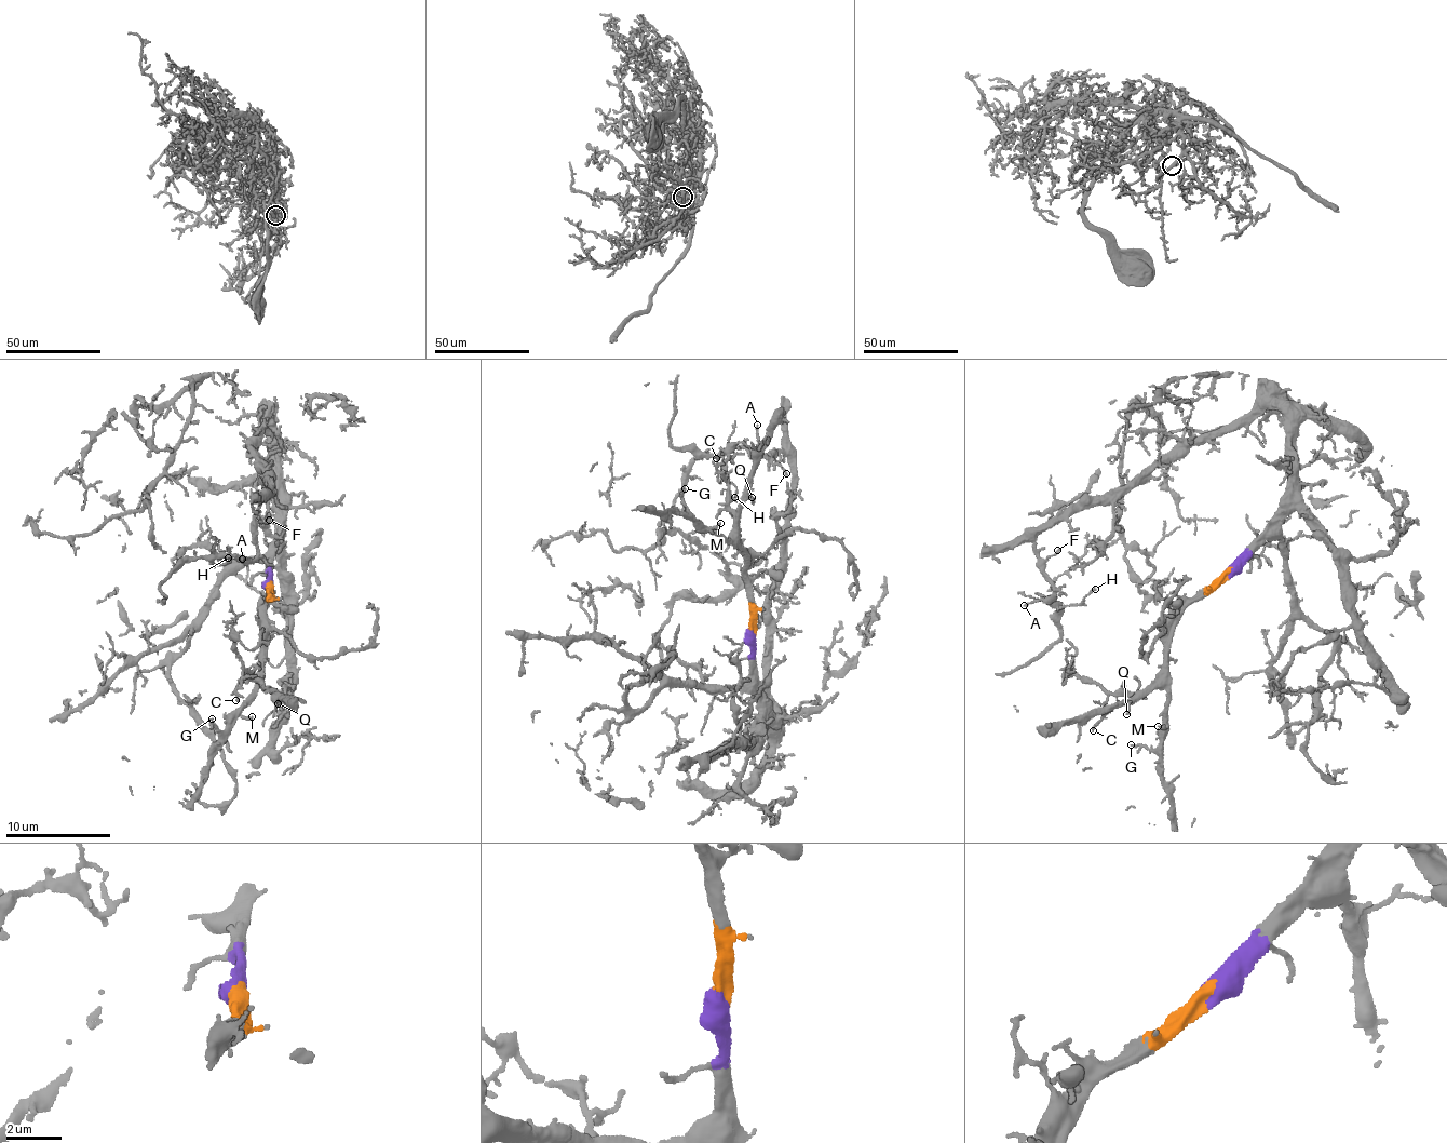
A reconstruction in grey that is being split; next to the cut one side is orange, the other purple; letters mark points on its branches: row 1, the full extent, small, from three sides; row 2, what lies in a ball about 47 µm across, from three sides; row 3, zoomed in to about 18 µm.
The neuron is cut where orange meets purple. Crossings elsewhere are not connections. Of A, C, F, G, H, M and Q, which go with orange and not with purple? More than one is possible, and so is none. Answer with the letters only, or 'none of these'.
C, G, M, Q

